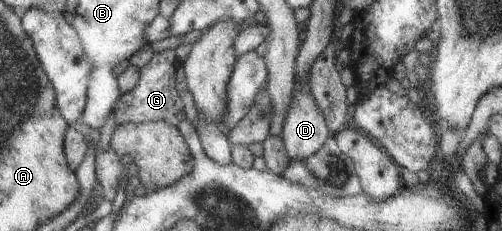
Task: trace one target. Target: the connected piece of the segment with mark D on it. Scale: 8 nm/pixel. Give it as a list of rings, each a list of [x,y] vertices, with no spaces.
[[[310,75],[306,79],[298,79],[296,77],[296,89],[294,89],[294,95],[292,95],[292,101],[290,101],[288,115],[286,115],[284,125],[282,125],[281,135],[289,158],[292,161],[304,161],[304,159],[308,159],[308,157],[314,155],[323,146],[323,143],[326,143],[326,139],[331,134],[328,125],[326,125],[322,110],[316,105],[316,101],[312,97]]]

